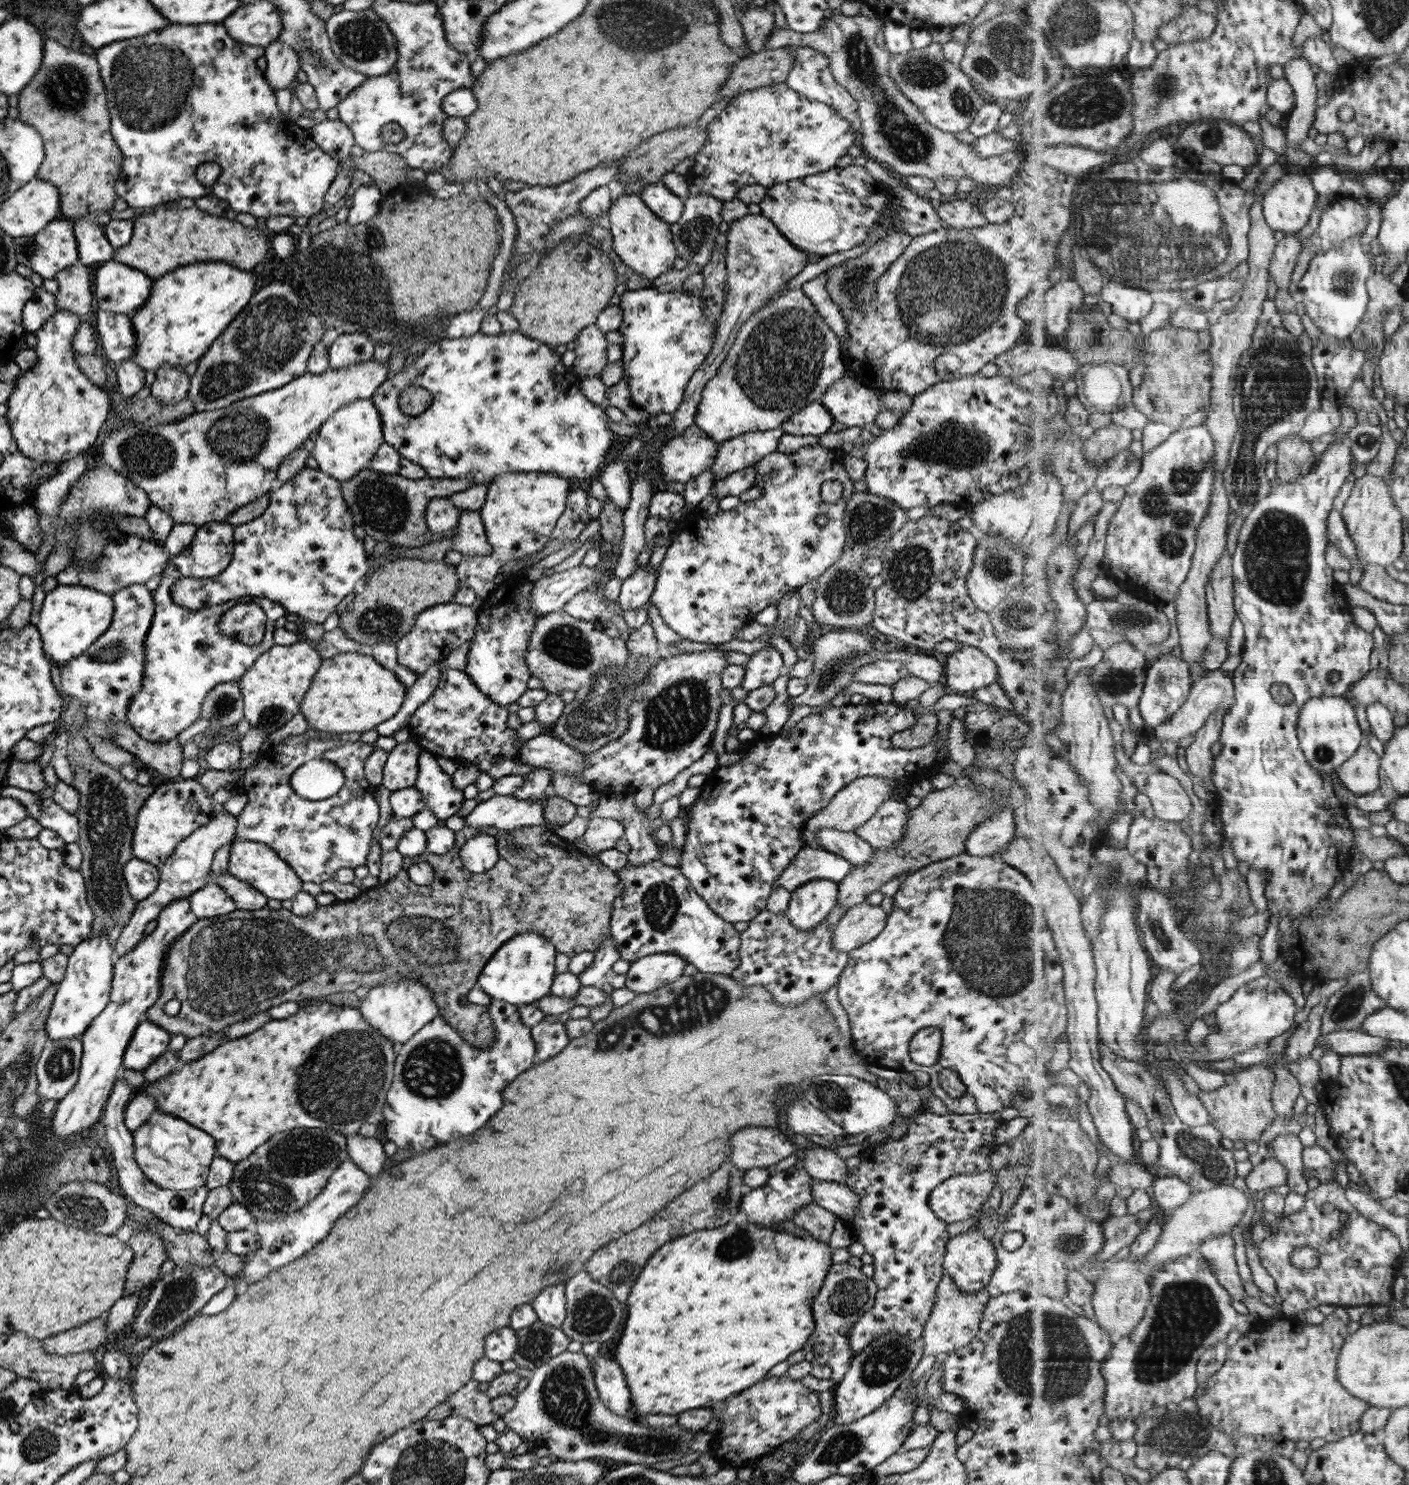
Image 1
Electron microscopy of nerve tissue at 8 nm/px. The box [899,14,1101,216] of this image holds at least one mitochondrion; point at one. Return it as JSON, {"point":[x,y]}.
{"point":[1011,51]}

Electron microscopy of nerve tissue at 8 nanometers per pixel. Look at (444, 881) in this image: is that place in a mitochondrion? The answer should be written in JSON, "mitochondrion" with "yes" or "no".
{"mitochondrion":"no"}

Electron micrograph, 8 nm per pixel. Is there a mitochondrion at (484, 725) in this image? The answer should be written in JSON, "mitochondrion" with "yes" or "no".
{"mitochondrion":"no"}

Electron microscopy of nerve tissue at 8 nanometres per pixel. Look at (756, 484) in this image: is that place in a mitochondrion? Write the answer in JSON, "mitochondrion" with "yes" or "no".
{"mitochondrion":"no"}

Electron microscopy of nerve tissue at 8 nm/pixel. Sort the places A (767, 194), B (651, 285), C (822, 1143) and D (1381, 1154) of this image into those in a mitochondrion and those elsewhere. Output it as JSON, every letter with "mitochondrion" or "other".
{"A":"other","B":"other","C":"other","D":"other"}

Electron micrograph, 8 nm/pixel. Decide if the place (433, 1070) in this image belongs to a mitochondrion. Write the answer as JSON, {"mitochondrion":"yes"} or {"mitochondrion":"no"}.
{"mitochondrion":"yes"}

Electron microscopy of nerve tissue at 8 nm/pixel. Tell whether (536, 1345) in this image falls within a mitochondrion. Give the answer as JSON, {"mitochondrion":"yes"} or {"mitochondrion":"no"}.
{"mitochondrion":"yes"}

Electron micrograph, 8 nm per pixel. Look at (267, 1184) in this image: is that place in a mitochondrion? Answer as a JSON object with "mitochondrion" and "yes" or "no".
{"mitochondrion":"yes"}

